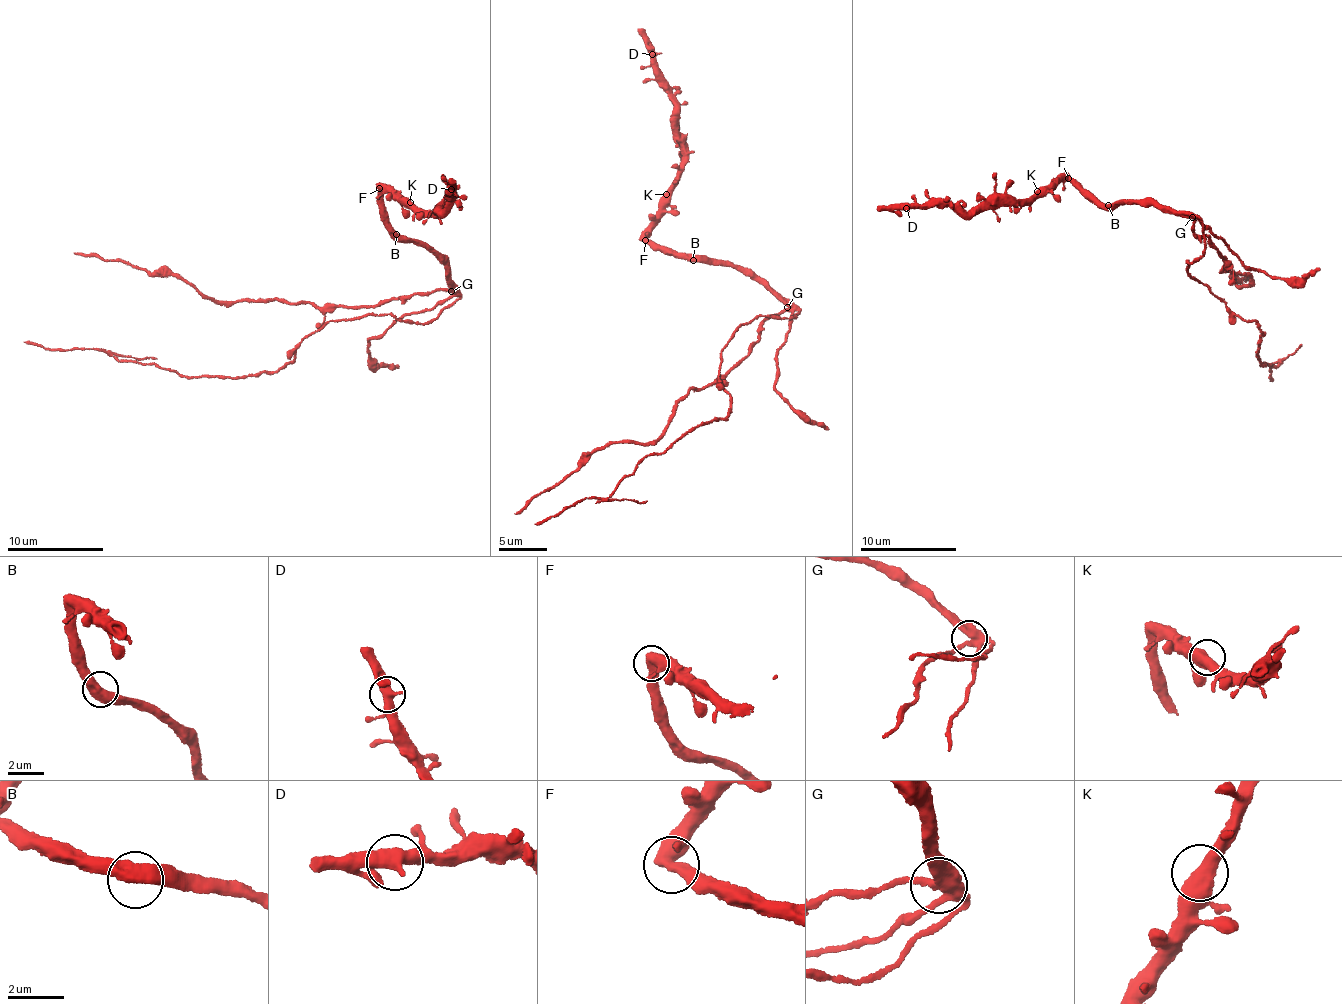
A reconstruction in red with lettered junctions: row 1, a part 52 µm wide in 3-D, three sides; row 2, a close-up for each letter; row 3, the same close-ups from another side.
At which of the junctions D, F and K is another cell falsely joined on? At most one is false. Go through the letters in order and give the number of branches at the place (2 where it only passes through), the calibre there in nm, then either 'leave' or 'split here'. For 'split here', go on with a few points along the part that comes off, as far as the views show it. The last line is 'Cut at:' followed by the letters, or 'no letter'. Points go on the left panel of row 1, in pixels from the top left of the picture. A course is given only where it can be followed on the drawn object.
D: 3 branches meet; 400 nm thick; leave
F: 3 branches meet; 440 nm thick; split here; foreign part runs (378, 189), (399, 236), (440, 254), (450, 306), (422, 324), (325, 324), (295, 361), (240, 378), (23, 341)
K: 3 branches meet; 440 nm thick; leave
Cut at: F

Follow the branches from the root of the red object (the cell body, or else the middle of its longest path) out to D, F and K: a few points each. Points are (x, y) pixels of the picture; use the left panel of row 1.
D: (420, 323), (450, 303), (451, 291), (428, 245), (392, 231), (382, 189), (442, 212), (451, 189)
F: (420, 323), (426, 325), (450, 303), (451, 291), (442, 262), (428, 245), (398, 239), (383, 213), (378, 189)
K: (420, 323), (450, 303), (451, 291), (428, 245), (392, 231), (382, 189), (410, 202)

